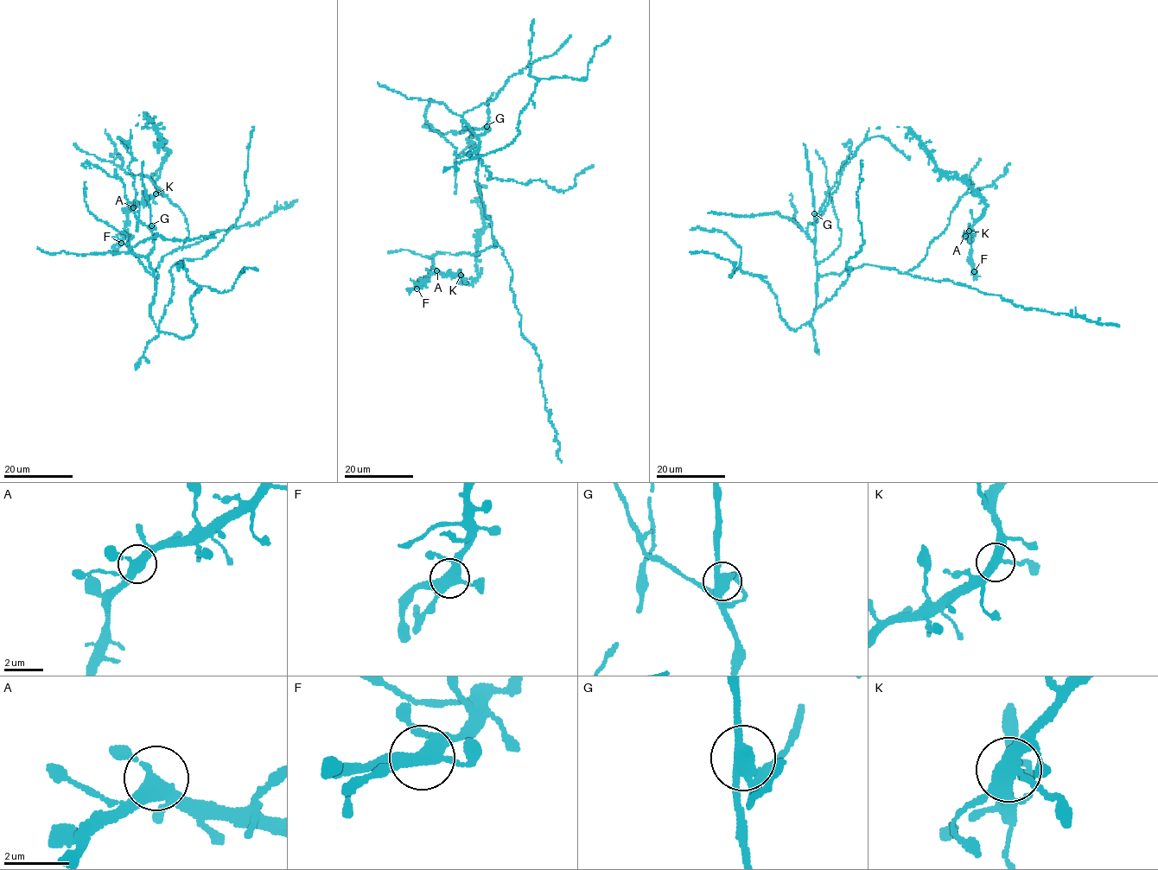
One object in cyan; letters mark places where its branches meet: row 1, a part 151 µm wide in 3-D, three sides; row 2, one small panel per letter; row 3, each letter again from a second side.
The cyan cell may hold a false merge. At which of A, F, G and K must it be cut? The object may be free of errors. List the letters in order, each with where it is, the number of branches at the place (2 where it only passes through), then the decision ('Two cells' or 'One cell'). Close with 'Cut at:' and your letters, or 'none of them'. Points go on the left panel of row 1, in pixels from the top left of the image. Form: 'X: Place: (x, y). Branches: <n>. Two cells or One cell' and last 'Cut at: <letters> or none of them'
A: Place: (133, 207). Branches: 3. One cell
F: Place: (121, 243). Branches: 4. One cell
G: Place: (151, 225). Branches: 3. Two cells
K: Place: (155, 193). Branches: 3. One cell
Cut at: G

